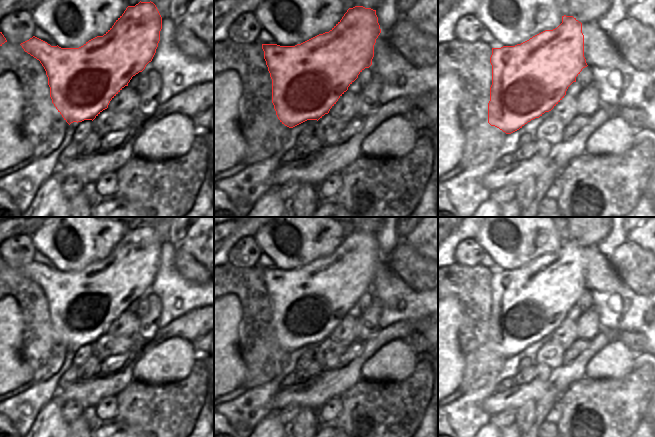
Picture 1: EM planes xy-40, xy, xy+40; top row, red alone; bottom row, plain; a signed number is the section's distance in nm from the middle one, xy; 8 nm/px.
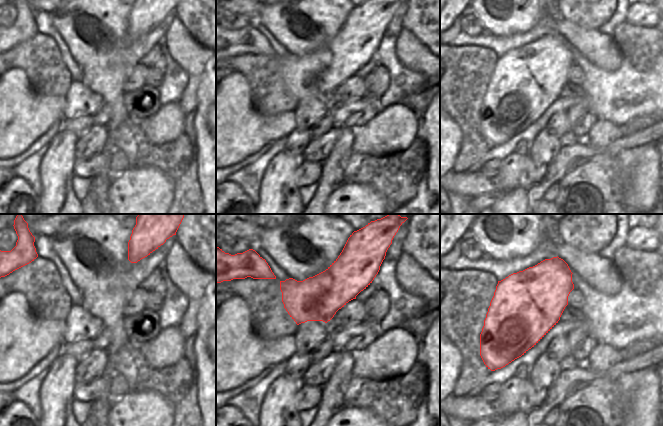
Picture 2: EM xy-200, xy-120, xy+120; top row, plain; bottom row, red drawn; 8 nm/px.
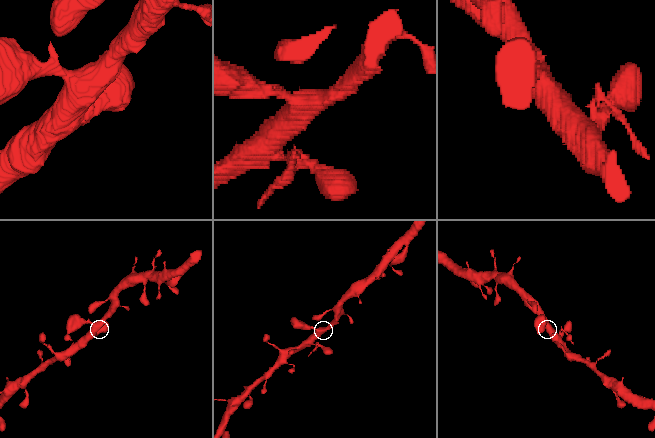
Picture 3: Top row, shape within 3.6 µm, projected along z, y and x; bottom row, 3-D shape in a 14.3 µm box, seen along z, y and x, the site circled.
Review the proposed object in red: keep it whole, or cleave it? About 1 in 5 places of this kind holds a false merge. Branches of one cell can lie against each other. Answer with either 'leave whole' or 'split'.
leave whole

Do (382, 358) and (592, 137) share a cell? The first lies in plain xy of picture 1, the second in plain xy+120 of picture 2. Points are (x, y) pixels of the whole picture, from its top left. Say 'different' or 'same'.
same

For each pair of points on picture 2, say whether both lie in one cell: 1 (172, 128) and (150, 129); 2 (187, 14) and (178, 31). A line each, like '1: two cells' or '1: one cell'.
1: one cell
2: two cells

